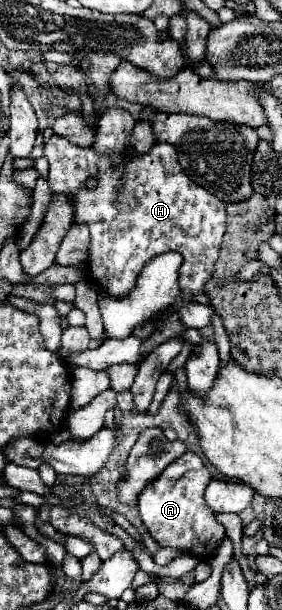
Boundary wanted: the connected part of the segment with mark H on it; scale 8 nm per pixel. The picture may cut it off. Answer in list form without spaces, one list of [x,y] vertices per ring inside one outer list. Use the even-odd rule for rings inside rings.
[[[52,135],[52,139],[44,145],[44,157],[50,161],[50,175],[48,185],[52,193],[66,193],[72,197],[76,207],[76,223],[86,223],[90,227],[90,259],[86,271],[90,273],[90,283],[94,287],[110,293],[112,297],[124,297],[136,283],[138,273],[142,271],[144,263],[148,263],[152,257],[178,251],[184,257],[184,263],[180,267],[180,291],[186,301],[190,301],[190,295],[200,293],[204,289],[204,283],[210,281],[214,263],[218,259],[220,243],[226,229],[226,205],[210,195],[206,189],[196,185],[178,165],[176,161],[176,149],[168,143],[154,143],[150,153],[136,157],[136,155],[98,155],[92,147],[82,149],[70,143],[68,139],[62,139],[58,135]],[[94,177],[98,179],[96,189],[86,189],[84,183]]]

